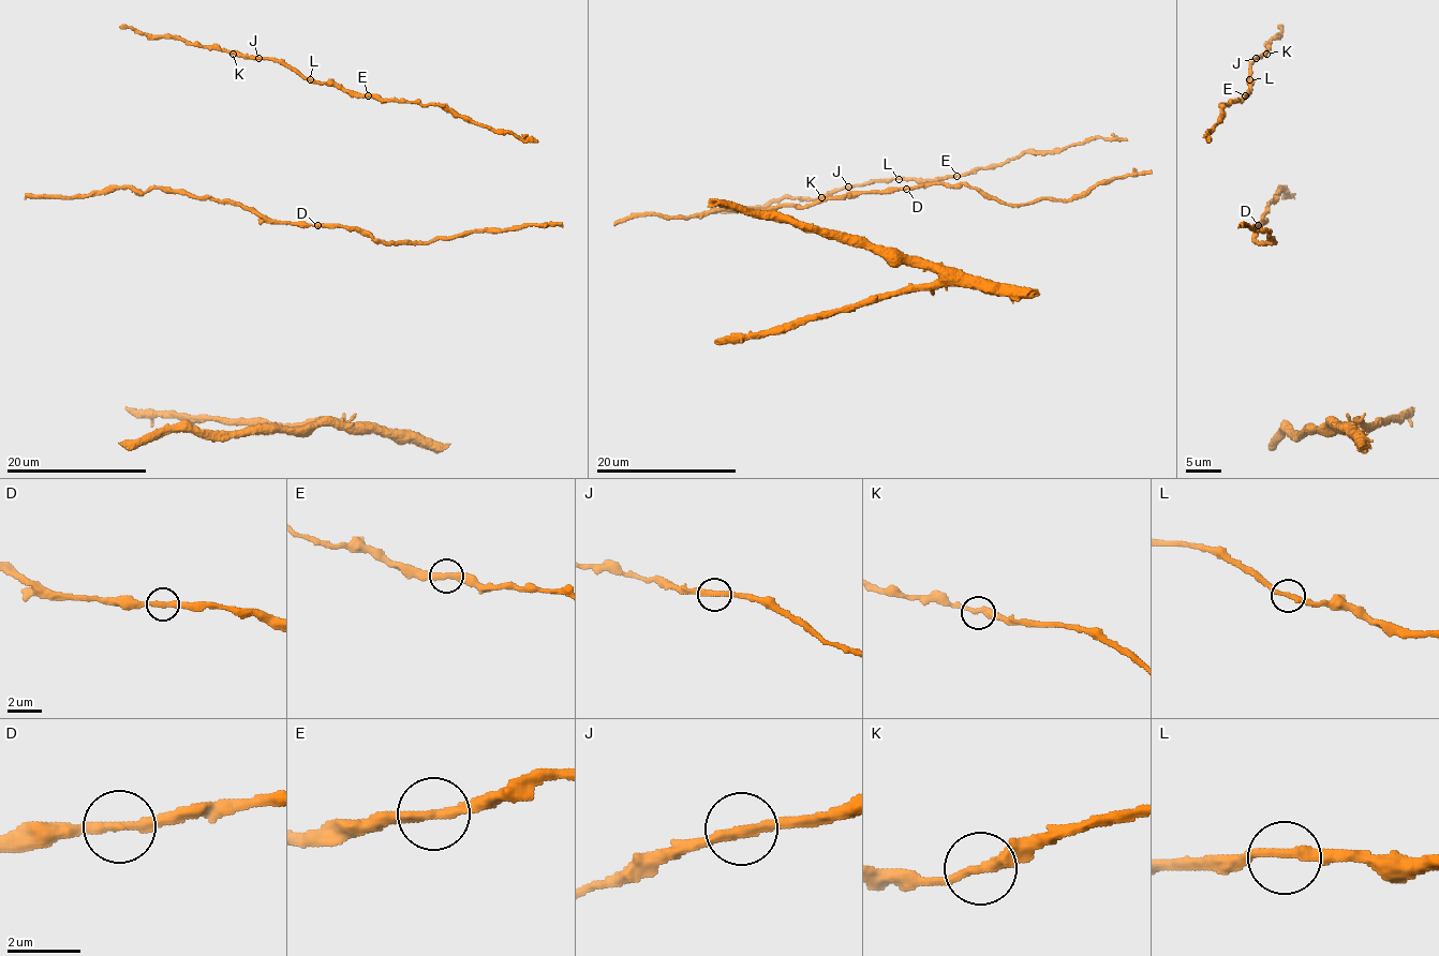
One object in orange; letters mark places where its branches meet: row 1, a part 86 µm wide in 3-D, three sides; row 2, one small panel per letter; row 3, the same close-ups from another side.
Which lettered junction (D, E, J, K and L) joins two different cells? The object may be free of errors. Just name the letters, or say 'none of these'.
none of these

